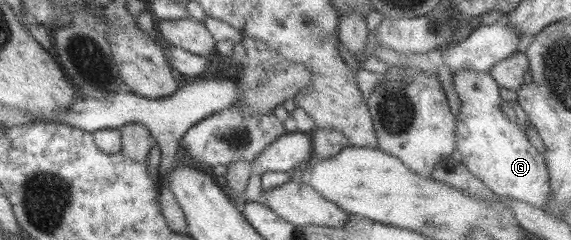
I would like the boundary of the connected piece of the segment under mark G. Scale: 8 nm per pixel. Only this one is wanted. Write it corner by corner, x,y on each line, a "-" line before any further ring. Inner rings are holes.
472,71
456,72
453,75
453,84
461,99
461,112
456,120
456,156
465,165
472,175
481,179
498,197
506,196
519,202
526,202
544,209
549,202
550,174
542,152
528,140
526,132
512,123
502,113
500,86
490,73
478,73

